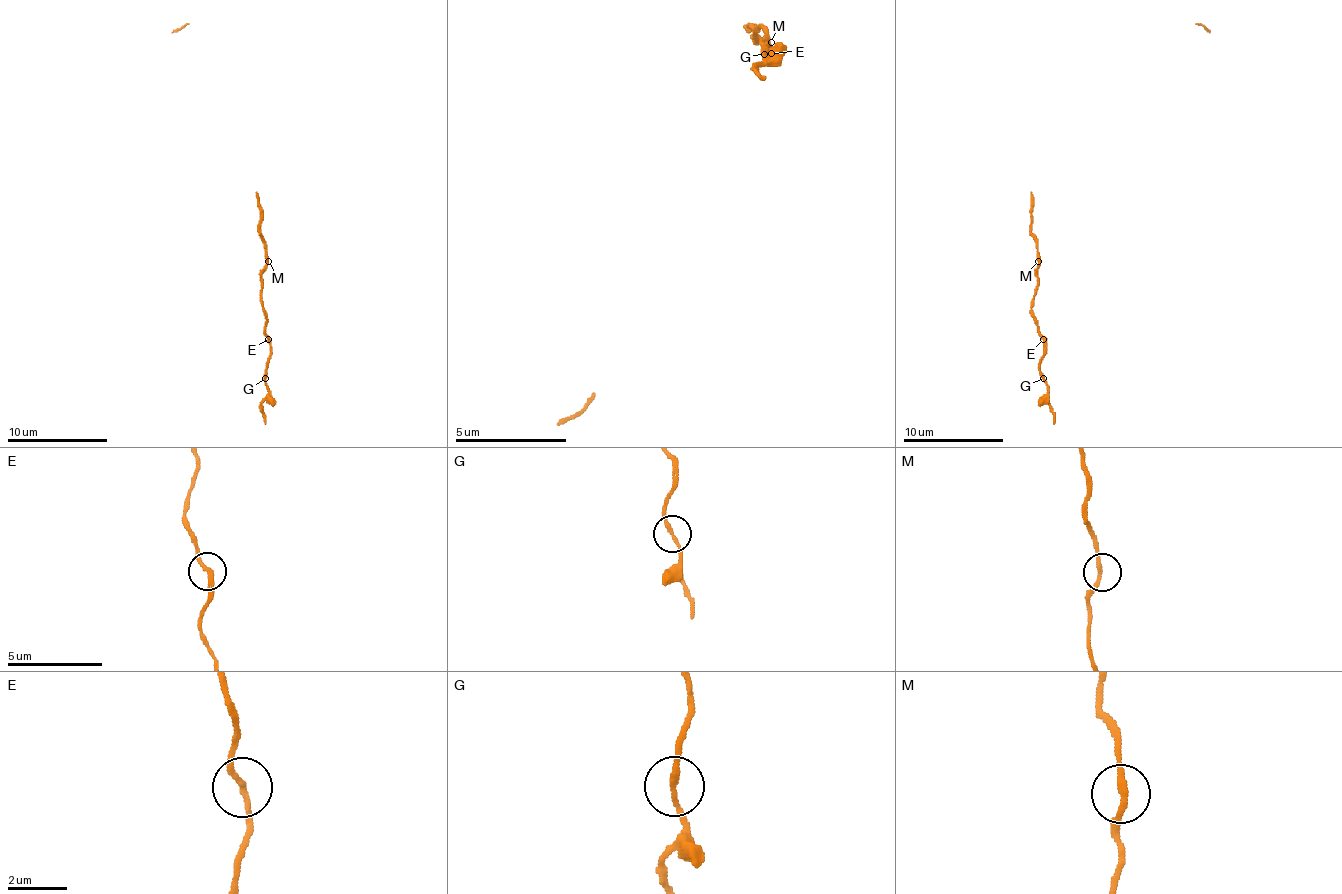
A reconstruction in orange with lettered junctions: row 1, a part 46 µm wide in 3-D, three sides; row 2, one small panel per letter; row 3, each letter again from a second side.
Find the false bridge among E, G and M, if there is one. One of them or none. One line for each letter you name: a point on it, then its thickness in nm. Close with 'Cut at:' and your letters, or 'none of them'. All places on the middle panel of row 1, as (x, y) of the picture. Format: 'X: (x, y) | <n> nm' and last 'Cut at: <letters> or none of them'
Cut at: none of them

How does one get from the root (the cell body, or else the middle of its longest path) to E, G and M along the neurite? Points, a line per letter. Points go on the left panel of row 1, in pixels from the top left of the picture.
E: (256, 193), (261, 210), (261, 238), (266, 251), (266, 271), (261, 276), (261, 303), (268, 339)
G: (256, 193), (266, 251), (261, 303), (271, 341), (266, 379)
M: (256, 193), (261, 210), (261, 238), (268, 261)

